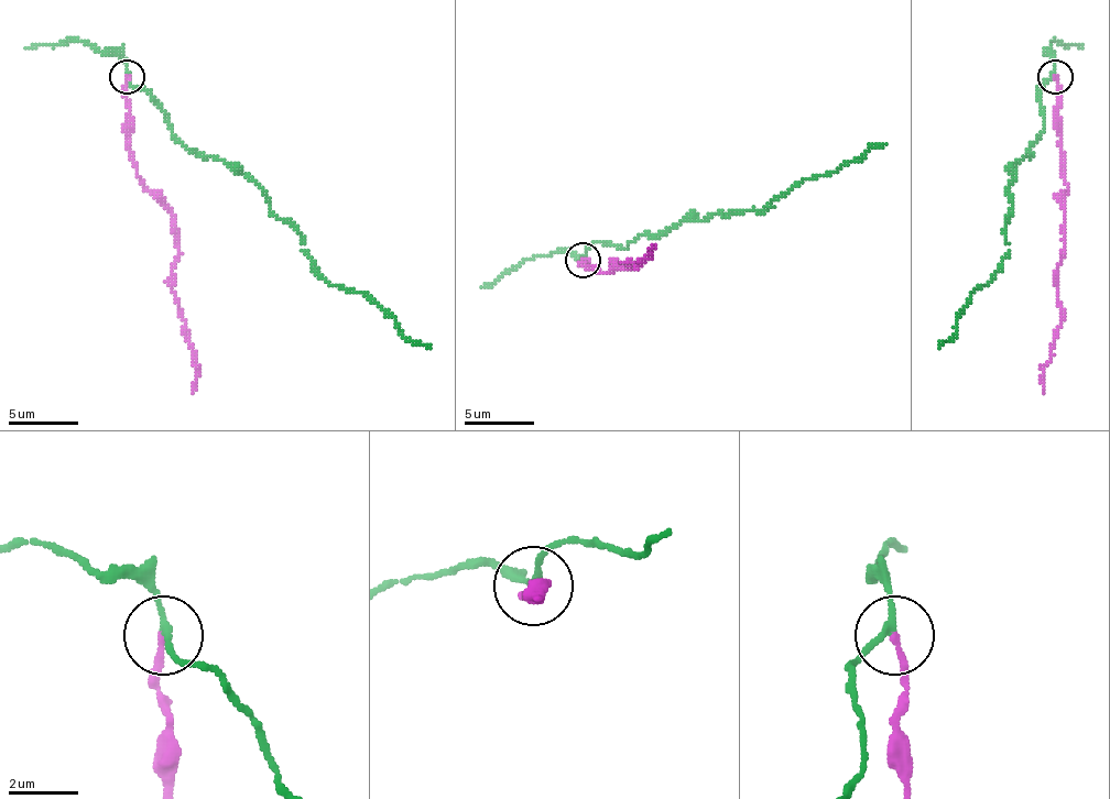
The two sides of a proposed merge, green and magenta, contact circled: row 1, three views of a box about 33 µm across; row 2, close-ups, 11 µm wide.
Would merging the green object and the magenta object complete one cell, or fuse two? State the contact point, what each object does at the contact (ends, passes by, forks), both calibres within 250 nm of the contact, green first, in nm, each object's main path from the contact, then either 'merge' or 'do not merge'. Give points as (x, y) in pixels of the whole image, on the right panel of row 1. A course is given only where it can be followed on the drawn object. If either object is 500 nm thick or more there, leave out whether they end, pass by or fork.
place (1055, 76); green passes by; magenta ends; calibres 170 and 170 nm; course green (1054, 76), (1036, 89), (1044, 128), (1009, 187), (1009, 253), (970, 295), (956, 330), (939, 348); course magenta (1054, 76), (1060, 97), (1060, 160), (1068, 187), (1057, 292), (1060, 316), (1044, 369), (1044, 393); do not merge

